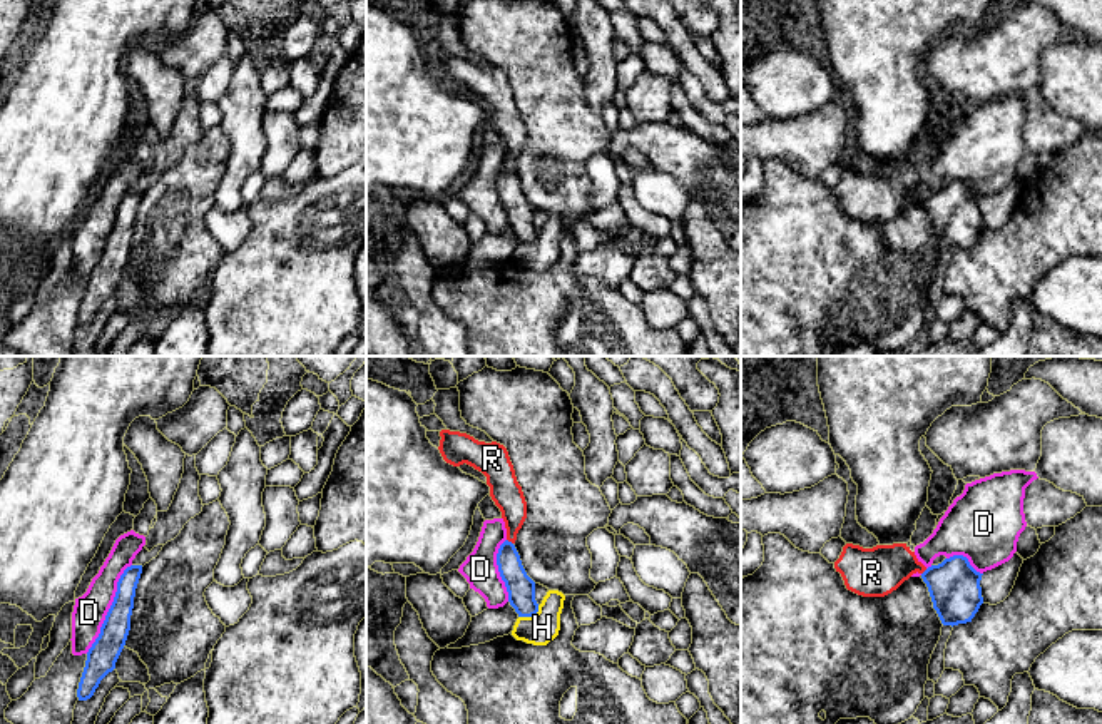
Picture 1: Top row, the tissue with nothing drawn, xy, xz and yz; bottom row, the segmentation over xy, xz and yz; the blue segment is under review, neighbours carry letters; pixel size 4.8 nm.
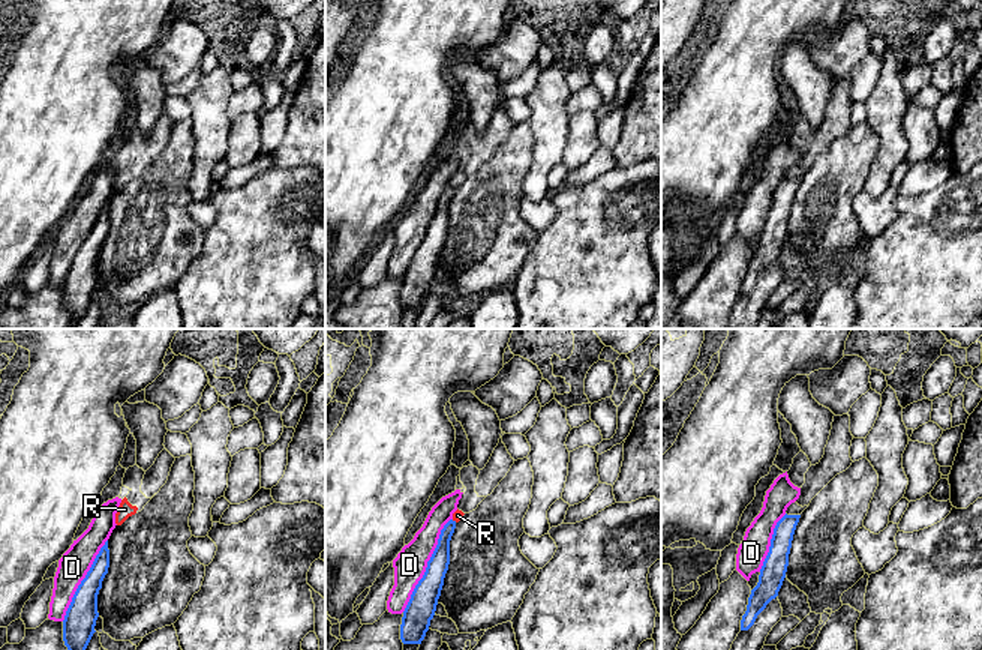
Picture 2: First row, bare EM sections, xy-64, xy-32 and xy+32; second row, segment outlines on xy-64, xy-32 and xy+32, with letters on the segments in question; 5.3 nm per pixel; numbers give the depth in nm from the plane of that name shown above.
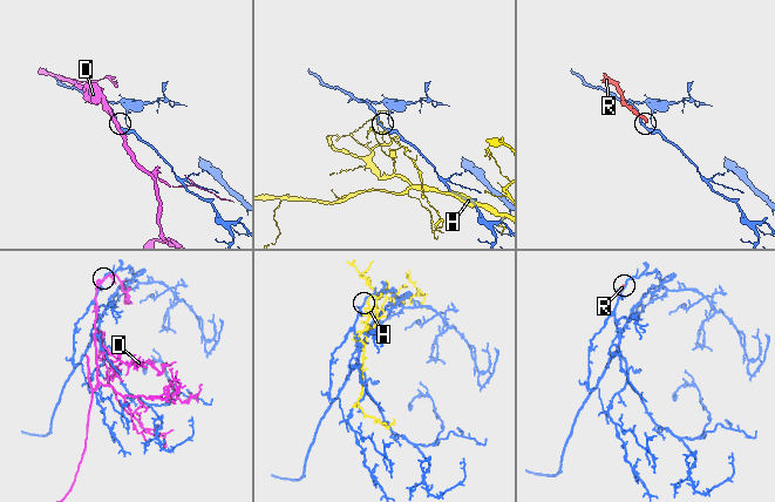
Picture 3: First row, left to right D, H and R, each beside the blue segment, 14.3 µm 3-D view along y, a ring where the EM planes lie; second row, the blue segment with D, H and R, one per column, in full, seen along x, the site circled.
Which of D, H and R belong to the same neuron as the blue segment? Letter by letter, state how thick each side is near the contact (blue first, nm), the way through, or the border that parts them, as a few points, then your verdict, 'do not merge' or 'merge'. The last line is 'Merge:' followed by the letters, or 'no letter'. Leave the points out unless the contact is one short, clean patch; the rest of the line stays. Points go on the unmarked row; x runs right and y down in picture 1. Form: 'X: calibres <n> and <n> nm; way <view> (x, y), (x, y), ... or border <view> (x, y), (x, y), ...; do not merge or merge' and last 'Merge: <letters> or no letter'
D: calibres 140 and 160 nm; do not merge
H: calibres 140 and 150 nm; do not merge
R: calibres 140 and 150 nm; border xz (507, 164), (512, 169); do not merge
Merge: no letter

